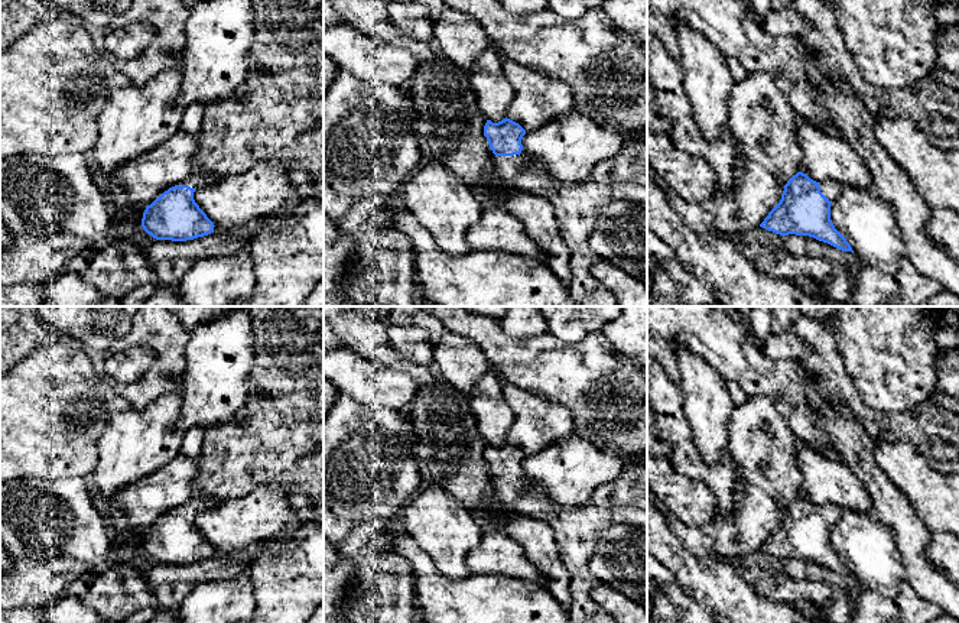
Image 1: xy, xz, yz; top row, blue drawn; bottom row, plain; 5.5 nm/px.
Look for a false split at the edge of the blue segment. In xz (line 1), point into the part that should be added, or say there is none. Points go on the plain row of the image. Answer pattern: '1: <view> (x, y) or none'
1: xz (576, 529)

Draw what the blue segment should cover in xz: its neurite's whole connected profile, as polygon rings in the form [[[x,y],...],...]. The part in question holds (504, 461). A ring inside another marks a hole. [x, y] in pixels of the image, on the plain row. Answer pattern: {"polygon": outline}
{"polygon": [[[504,442],[498,447],[487,444],[484,450],[484,460],[488,464],[490,473],[495,478],[494,494],[498,502],[514,507],[524,515],[540,516],[546,520],[555,535],[555,541],[559,551],[559,558],[570,577],[569,591],[572,597],[572,606],[569,611],[570,623],[615,623],[592,598],[591,593],[601,585],[601,583],[591,574],[589,554],[601,535],[601,532],[614,523],[625,523],[635,526],[647,526],[647,510],[638,507],[614,507],[602,509],[591,504],[581,507],[557,507],[549,502],[547,494],[537,486],[527,484],[523,478],[521,463],[526,454],[516,445]]]}

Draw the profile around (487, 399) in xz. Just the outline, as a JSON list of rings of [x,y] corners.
[[[491,367],[478,380],[474,390],[468,393],[478,432],[492,447],[505,442],[508,429],[516,418],[504,399],[503,380],[501,374]]]

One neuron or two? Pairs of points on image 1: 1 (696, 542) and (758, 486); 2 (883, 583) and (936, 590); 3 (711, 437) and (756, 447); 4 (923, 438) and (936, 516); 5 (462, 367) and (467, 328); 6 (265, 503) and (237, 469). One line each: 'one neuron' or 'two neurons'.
1: one neuron
2: two neurons
3: two neurons
4: two neurons
5: two neurons
6: two neurons

